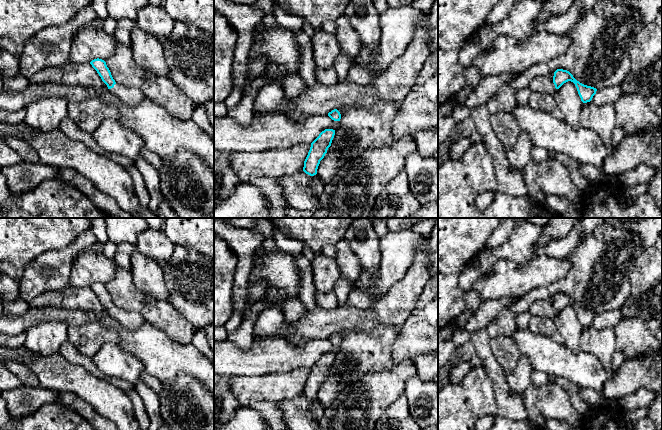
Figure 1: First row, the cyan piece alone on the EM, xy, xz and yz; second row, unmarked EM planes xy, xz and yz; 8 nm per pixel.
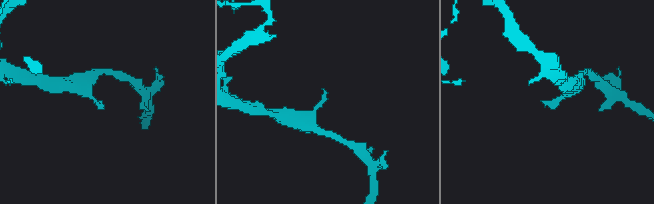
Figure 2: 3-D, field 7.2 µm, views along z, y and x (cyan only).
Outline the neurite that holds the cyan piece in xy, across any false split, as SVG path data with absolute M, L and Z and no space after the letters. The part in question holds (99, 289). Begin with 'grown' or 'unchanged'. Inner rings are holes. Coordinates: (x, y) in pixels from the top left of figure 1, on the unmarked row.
grown | M97 282L92 284L90 288L97 295L110 316L116 319L124 328L137 330L144 323L145 320L139 312L122 310L116 307L104 284Z

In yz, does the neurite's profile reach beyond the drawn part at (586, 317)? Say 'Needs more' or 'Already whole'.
Already whole

